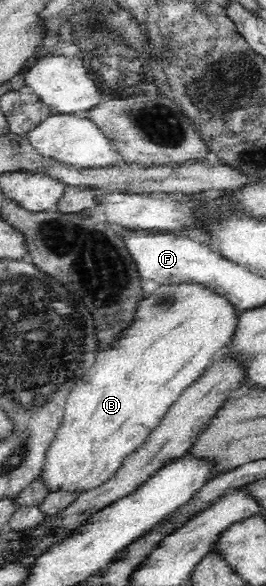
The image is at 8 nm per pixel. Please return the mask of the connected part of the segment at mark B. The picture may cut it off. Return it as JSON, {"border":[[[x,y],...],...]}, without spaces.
{"border":[[[196,281],[161,284],[149,297],[141,299],[129,326],[97,353],[93,364],[86,368],[66,396],[64,419],[46,452],[42,470],[50,492],[74,490],[81,493],[103,484],[121,466],[123,458],[145,442],[181,392],[231,344],[239,328],[240,312],[227,296]]]}

